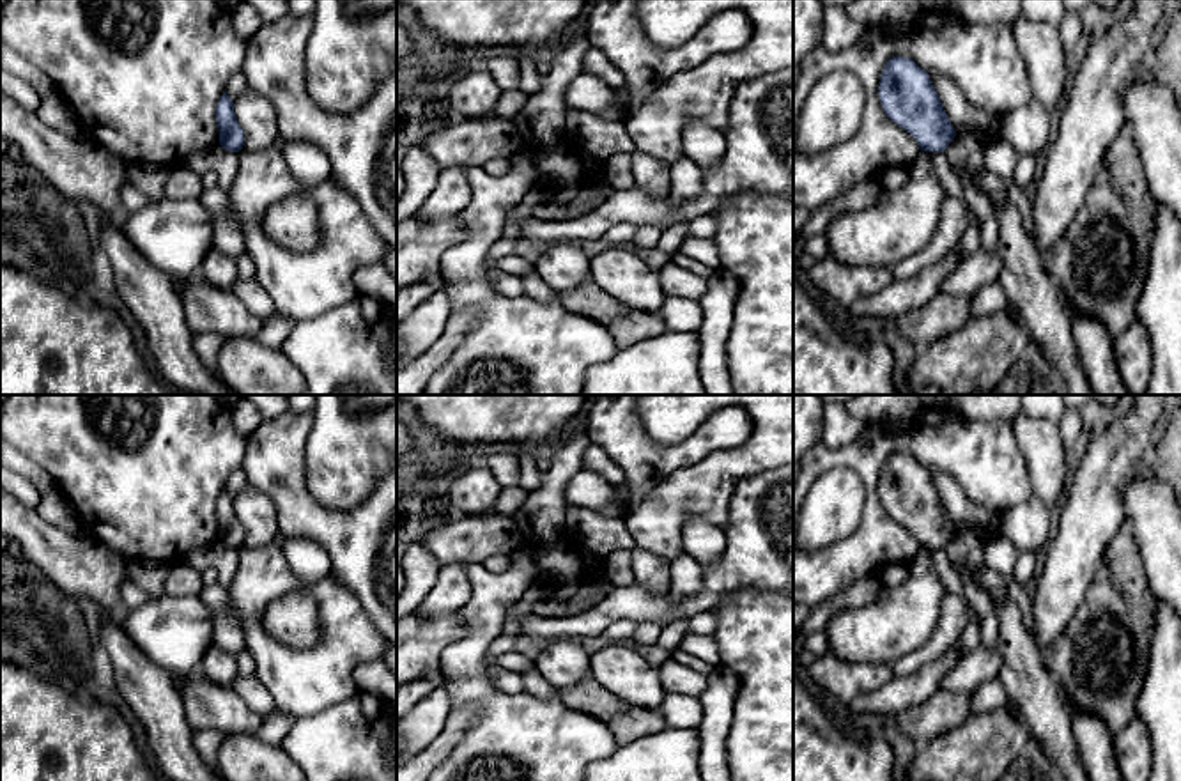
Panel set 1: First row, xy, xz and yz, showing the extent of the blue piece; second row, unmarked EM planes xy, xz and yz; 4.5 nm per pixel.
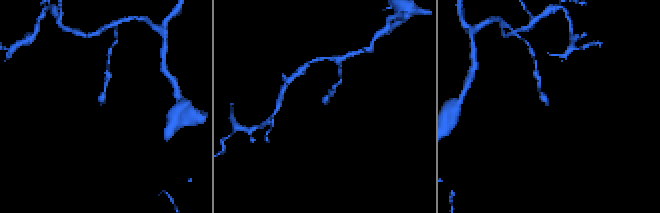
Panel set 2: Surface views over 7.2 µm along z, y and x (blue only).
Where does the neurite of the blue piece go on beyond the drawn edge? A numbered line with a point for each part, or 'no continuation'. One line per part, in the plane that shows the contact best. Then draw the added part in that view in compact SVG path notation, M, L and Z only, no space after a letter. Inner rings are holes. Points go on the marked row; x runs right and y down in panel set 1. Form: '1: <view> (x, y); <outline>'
no continuation

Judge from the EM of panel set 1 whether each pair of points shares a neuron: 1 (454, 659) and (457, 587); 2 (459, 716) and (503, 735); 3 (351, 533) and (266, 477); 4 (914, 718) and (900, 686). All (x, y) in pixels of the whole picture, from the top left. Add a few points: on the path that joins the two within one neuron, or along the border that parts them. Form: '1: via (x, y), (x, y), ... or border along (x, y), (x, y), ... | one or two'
1: border along (468, 569), (470, 597), (457, 610) | two
2: border along (470, 705), (477, 712), (477, 719), (448, 755) | two
3: via (330, 528), (310, 519), (285, 494) | one
4: via (914, 711), (914, 702), (905, 693) | one

